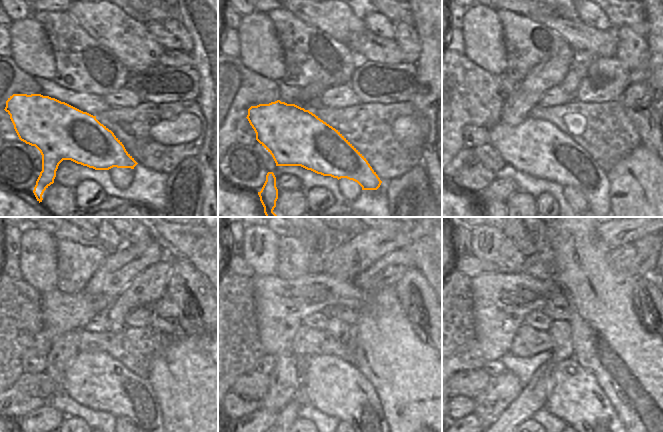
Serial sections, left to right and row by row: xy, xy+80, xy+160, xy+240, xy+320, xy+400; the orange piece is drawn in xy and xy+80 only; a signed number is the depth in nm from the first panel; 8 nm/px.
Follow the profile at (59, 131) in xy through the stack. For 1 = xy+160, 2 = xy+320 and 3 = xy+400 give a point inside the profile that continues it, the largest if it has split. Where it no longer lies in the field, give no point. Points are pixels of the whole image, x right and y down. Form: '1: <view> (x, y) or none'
1: xy+160 (538, 148)
2: xy+320 (337, 388)
3: xy+400 (575, 397)

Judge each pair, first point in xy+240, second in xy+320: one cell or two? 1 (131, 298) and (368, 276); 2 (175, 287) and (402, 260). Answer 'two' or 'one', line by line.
1: one
2: two

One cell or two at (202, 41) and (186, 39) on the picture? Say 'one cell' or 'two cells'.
two cells

